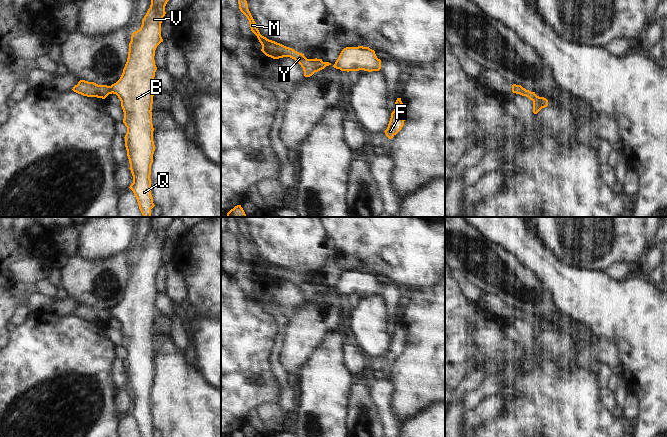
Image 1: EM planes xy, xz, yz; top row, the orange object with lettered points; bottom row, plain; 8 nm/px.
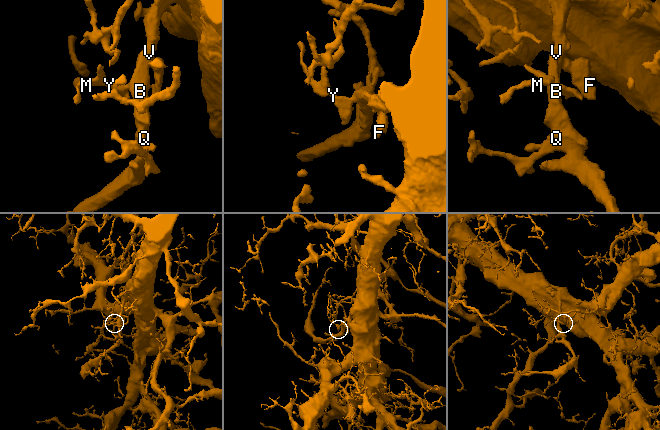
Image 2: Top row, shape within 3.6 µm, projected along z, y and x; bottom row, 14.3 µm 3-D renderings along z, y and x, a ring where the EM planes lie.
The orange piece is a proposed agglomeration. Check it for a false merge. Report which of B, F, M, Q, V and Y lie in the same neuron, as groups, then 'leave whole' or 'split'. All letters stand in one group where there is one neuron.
groups B F M Q V Y; leave whole

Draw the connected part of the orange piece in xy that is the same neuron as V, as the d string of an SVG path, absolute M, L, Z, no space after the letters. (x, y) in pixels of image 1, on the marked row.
M151 0L150 8L142 20L139 30L132 33L129 43L129 52L127 62L123 69L120 79L112 84L98 85L94 82L80 80L73 87L73 91L87 97L97 97L105 99L109 94L116 94L121 101L121 107L124 112L123 123L127 127L125 135L125 147L130 163L130 170L133 176L133 183L130 189L133 191L139 209L143 217L151 217L151 209L155 206L151 194L151 165L153 163L153 154L155 145L153 141L153 124L152 124L152 104L153 96L159 90L154 82L155 72L155 50L163 42L161 37L161 23L165 16L165 6L169 0Z

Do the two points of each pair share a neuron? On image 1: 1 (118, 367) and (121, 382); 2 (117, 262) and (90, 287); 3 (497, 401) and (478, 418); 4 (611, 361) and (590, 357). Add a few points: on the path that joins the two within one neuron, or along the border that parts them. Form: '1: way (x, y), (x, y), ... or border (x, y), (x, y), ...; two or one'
1: way (118, 371), (119, 378); one
2: way (110, 269), (97, 282); one
3: way (492, 406), (483, 413); one
4: way (606, 357), (595, 357); one

